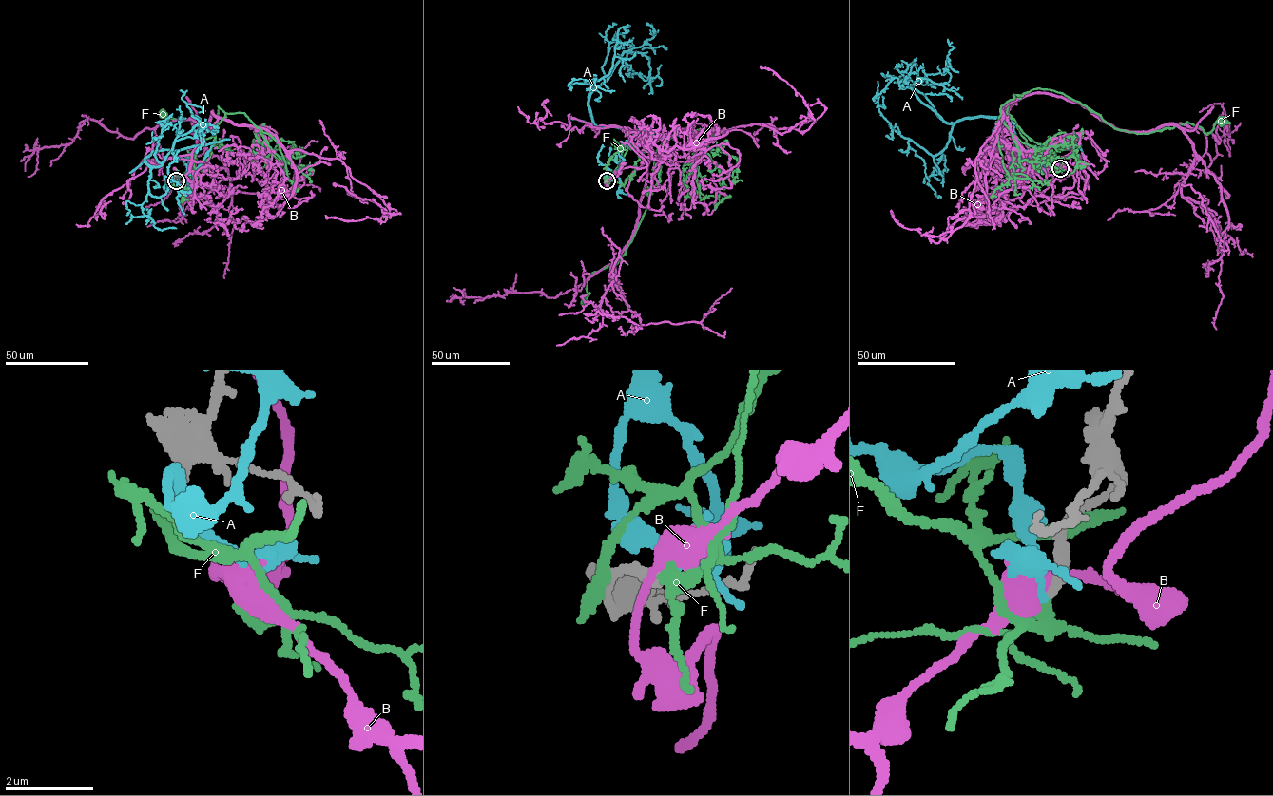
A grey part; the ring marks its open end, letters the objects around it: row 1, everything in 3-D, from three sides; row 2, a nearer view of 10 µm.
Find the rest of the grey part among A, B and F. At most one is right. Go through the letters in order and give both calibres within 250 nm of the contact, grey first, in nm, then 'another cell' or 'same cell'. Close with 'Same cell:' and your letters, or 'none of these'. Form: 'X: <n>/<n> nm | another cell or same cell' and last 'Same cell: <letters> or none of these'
A: 220/180 nm | another cell
B: 260/400 nm | another cell
F: 220/200 nm | same cell
Same cell: F

